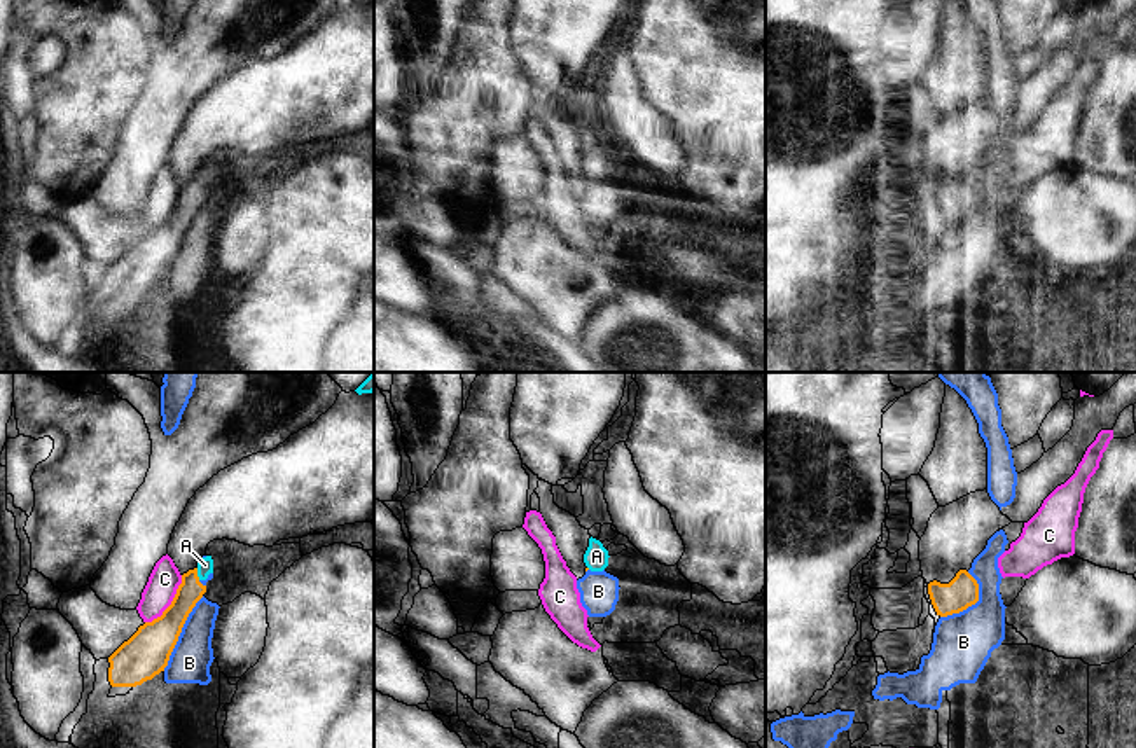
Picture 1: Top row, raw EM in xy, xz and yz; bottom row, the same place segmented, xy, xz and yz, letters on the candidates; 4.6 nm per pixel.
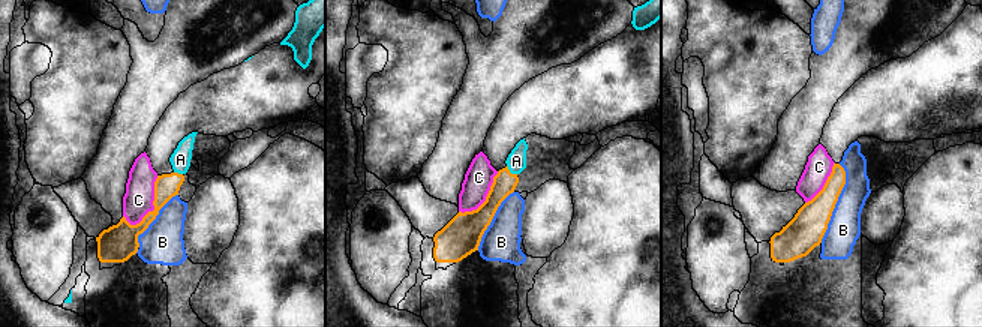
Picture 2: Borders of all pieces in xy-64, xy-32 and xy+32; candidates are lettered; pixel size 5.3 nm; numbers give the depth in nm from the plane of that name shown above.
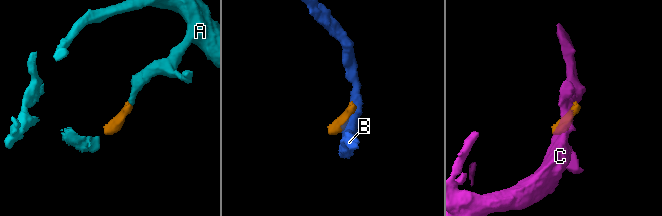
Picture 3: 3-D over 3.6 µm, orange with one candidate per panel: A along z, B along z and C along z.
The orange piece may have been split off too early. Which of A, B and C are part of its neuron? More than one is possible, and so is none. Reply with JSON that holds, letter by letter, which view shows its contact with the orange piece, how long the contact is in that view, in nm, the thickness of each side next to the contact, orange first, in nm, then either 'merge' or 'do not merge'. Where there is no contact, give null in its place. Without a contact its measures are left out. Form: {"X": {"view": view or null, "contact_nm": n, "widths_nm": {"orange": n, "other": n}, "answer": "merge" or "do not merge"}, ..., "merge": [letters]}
{"A": {"view": "xy", "contact_nm": 60, "widths_nm": {"orange": 120, "other": 80}, "answer": "merge"}, "B": {"view": "xy", "contact_nm": 400, "widths_nm": {"orange": 220, "other": 190}, "answer": "do not merge"}, "C": {"view": "xy", "contact_nm": 280, "widths_nm": {"orange": 200, "other": 140}, "answer": "do not merge"}, "merge": ["A"]}

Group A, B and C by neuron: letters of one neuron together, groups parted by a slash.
A / B / C

